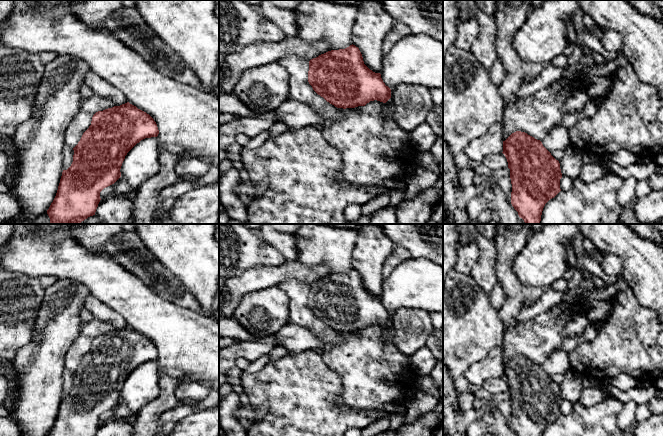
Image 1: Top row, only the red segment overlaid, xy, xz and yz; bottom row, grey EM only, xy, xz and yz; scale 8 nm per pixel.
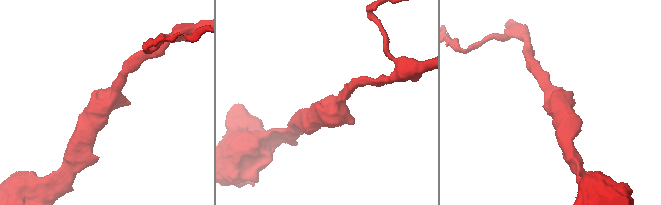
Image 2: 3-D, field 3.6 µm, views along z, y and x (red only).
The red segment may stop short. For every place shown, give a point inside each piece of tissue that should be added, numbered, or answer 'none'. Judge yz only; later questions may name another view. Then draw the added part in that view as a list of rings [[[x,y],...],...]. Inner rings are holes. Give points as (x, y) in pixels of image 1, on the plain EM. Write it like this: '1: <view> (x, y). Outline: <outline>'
none

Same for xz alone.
none

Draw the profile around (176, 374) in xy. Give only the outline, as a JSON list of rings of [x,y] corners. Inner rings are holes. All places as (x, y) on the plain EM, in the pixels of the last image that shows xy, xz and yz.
[[[159,367],[159,371],[160,371],[160,375],[162,374],[167,374],[173,378],[182,380],[184,379],[184,373],[182,371],[178,371],[178,370],[170,370],[168,368],[162,368]]]

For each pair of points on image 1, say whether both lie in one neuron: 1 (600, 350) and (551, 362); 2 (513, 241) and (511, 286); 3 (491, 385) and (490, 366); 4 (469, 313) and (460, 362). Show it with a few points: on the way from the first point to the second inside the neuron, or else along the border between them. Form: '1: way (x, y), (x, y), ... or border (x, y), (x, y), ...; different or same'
1: border (568, 354), (571, 369); different
2: way (506, 252), (506, 275); same
3: border (501, 376), (490, 378), (481, 386); different
4: way (460, 325), (460, 350); same

